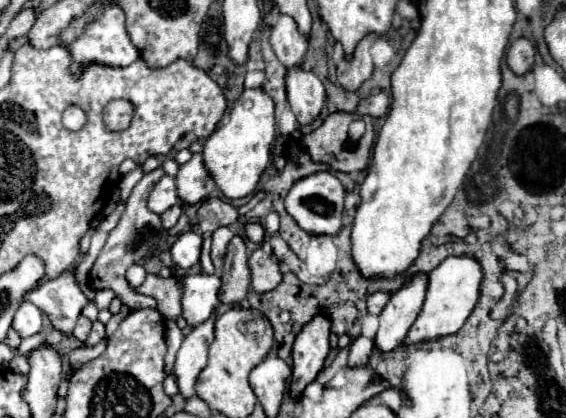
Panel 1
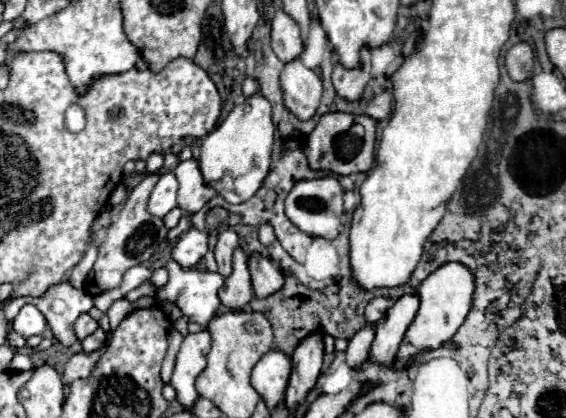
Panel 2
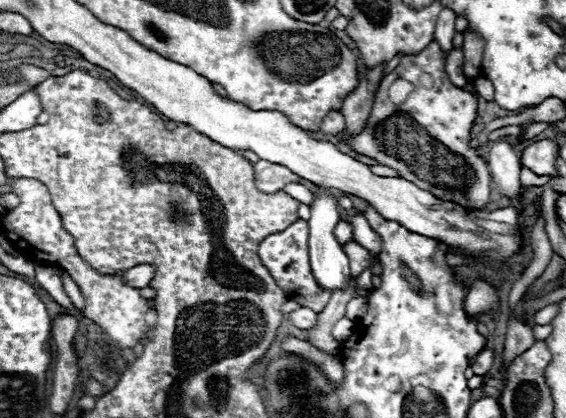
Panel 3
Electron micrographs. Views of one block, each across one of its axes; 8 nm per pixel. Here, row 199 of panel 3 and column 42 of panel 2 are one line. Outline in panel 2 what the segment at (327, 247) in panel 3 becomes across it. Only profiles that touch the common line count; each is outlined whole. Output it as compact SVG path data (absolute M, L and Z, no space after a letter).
M24 304L18 312L18 316L12 320L12 328L24 336L24 338L30 338L34 334L42 334L44 328L46 328L46 318L42 316L42 312L32 306L32 304Z

